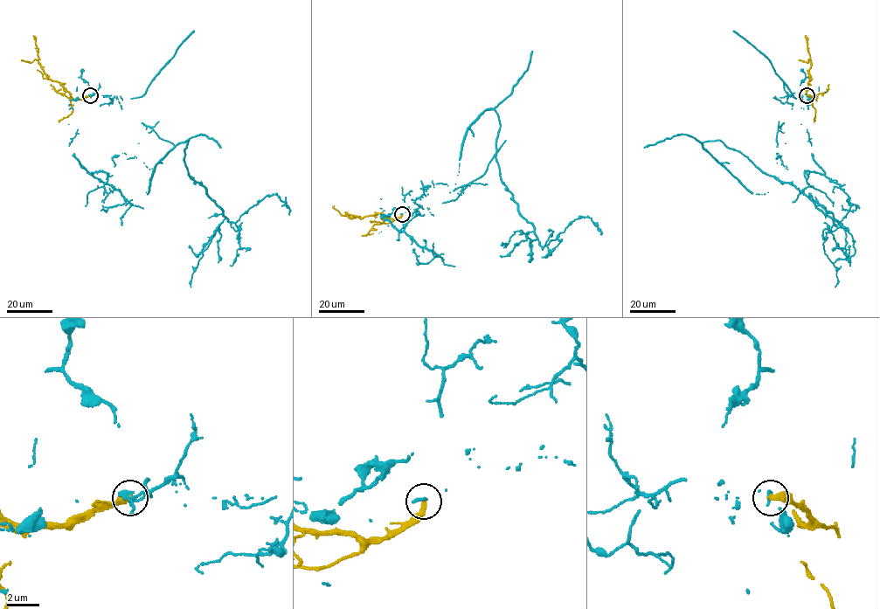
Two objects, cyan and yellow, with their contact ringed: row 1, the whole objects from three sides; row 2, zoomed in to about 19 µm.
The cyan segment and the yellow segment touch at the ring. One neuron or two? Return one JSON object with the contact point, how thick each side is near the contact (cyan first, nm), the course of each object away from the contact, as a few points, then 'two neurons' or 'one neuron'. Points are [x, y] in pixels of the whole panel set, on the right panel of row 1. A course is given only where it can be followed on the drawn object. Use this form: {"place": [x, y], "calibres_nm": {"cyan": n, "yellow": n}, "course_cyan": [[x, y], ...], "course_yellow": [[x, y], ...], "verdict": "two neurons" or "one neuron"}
{"place": [807, 95], "calibres_nm": {"cyan": 240, "yellow": 400}, "course_cyan": [[807, 95], [823, 174], [777, 153], [751, 193], [703, 147], [828, 214]], "course_yellow": [[807, 95], [812, 99], [807, 94], [811, 62], [805, 35]], "verdict": "two neurons"}

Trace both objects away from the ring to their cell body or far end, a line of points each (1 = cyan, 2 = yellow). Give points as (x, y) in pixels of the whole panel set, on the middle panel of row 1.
1: (402, 213), (380, 208), (400, 231), (425, 186), (460, 186), (494, 109), (541, 245), (578, 217), (600, 234)
2: (402, 214), (396, 219), (384, 217), (381, 213), (349, 217), (344, 212)

